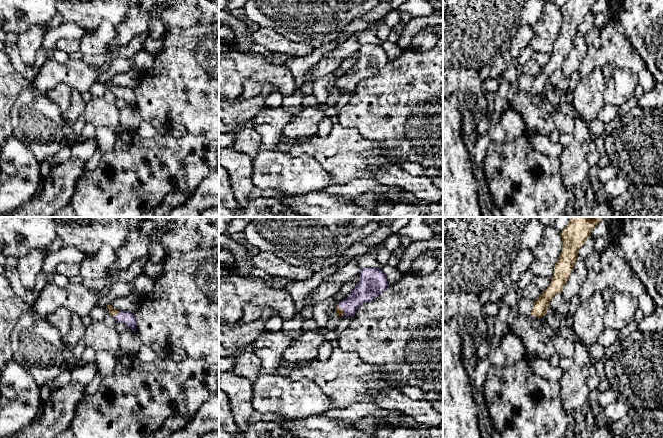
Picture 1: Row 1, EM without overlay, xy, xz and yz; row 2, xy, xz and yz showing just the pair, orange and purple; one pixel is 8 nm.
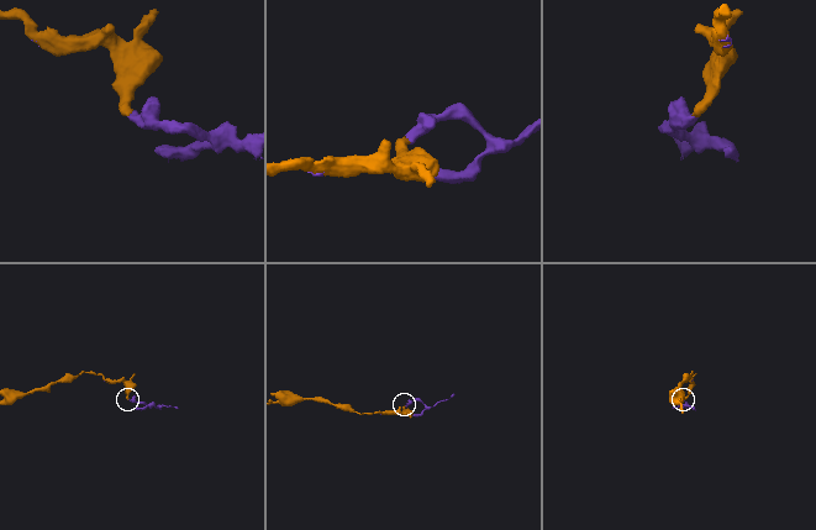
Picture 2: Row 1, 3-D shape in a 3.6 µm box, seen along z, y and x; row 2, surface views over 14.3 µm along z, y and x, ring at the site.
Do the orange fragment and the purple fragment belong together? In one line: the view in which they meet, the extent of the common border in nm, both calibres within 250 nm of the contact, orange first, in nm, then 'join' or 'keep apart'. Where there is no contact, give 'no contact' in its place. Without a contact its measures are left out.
xy | 70 nm | 60/110 nm | join

